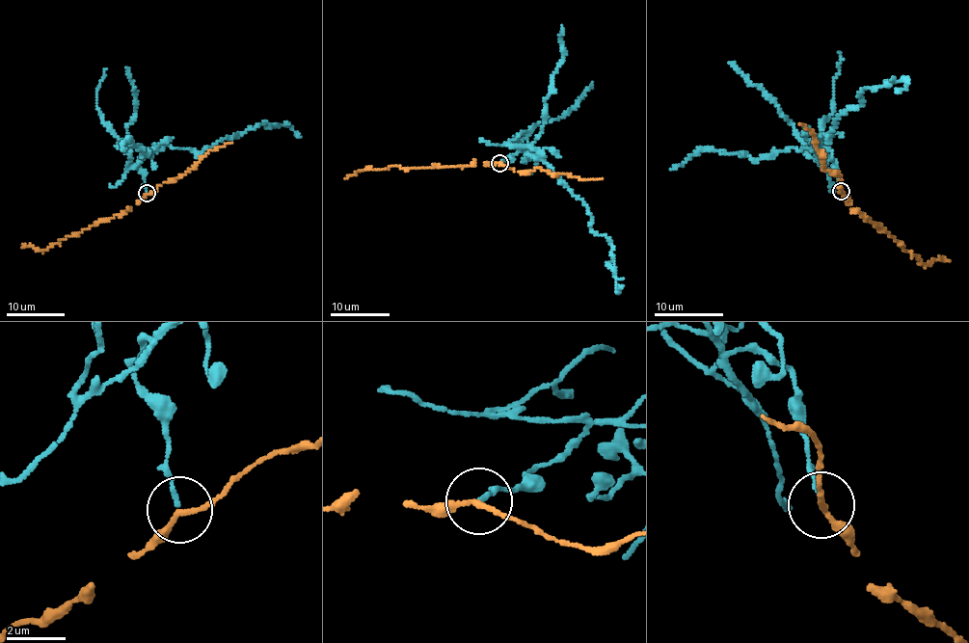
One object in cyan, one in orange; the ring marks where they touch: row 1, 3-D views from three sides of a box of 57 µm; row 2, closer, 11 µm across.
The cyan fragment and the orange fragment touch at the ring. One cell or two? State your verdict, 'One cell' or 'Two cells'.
Two cells

